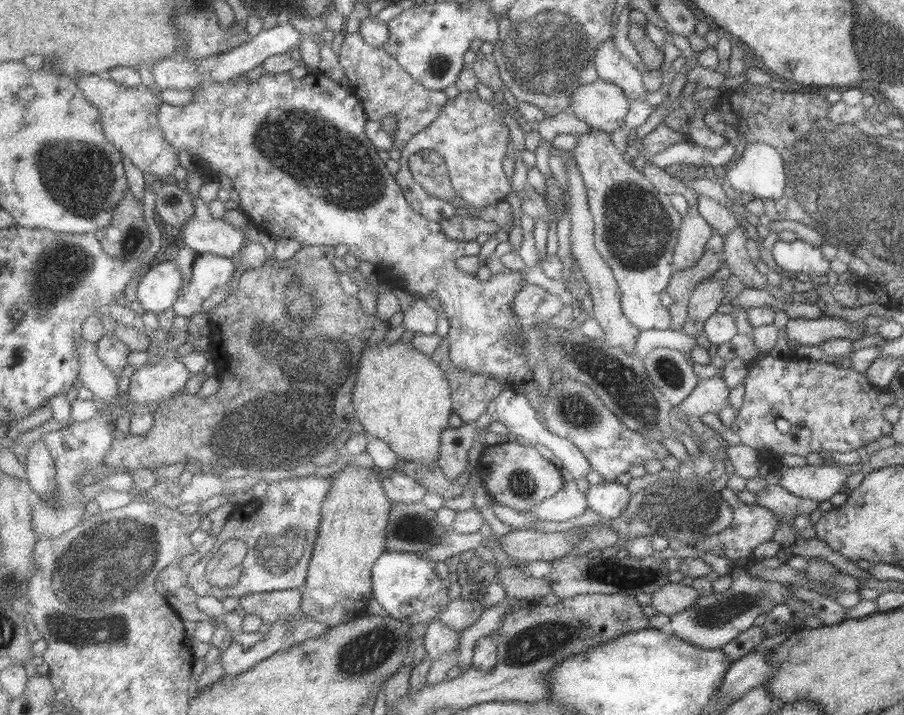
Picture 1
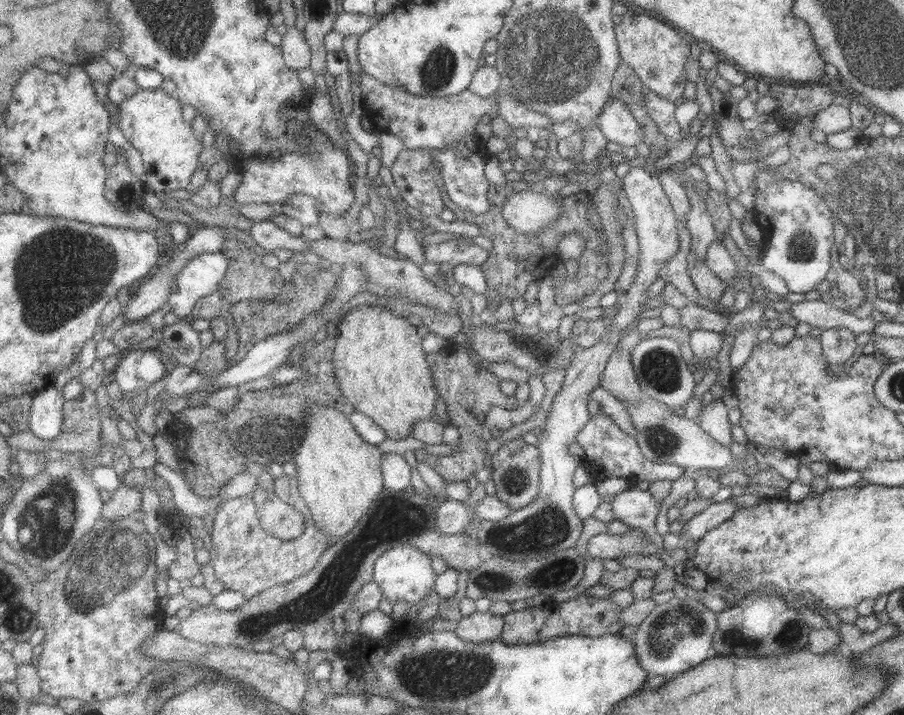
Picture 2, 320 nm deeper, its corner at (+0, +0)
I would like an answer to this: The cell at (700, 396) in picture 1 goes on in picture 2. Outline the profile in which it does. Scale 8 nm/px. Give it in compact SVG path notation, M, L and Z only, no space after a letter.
M721 400L702 405L699 415L696 417L698 426L719 445L729 448L731 445L731 425L727 421L728 408Z

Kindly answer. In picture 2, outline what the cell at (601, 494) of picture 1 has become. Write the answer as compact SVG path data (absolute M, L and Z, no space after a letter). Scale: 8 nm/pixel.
M627 488L616 494L611 504L615 519L624 522L628 528L638 528L647 536L655 536L660 501L649 491Z

